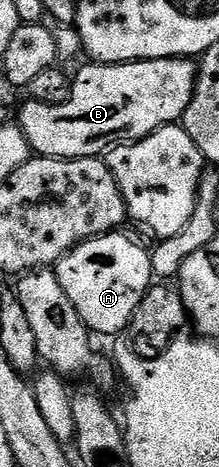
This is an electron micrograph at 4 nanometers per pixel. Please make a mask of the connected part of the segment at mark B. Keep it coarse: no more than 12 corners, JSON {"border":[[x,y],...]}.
{"border":[[190,58],[97,63],[27,101],[36,156],[90,159],[182,120]]}

